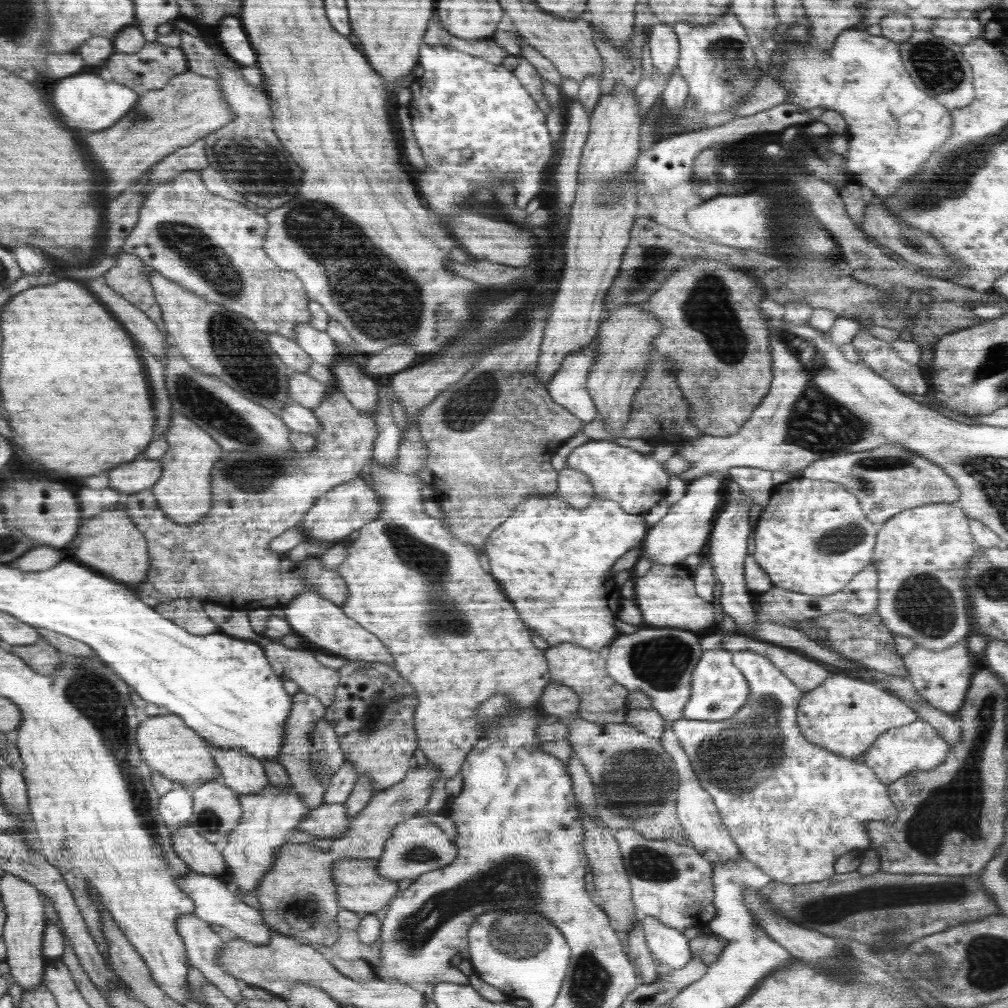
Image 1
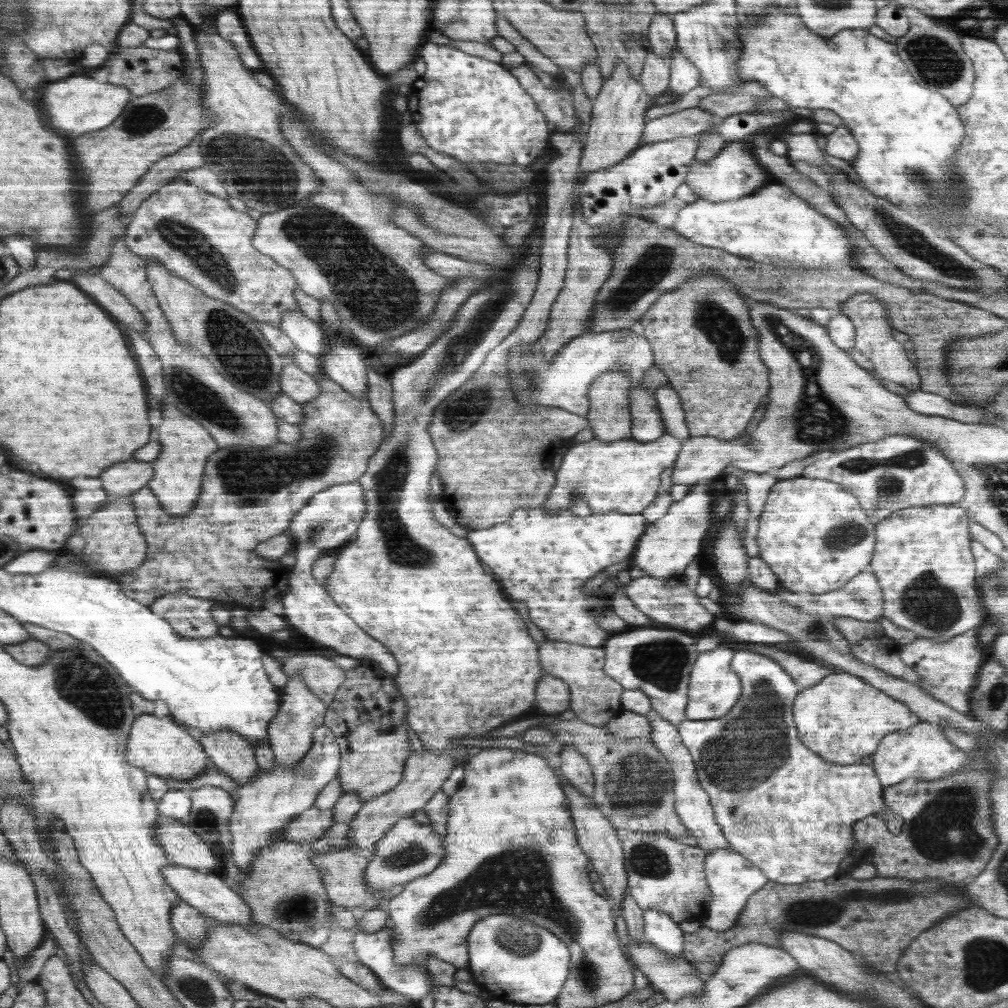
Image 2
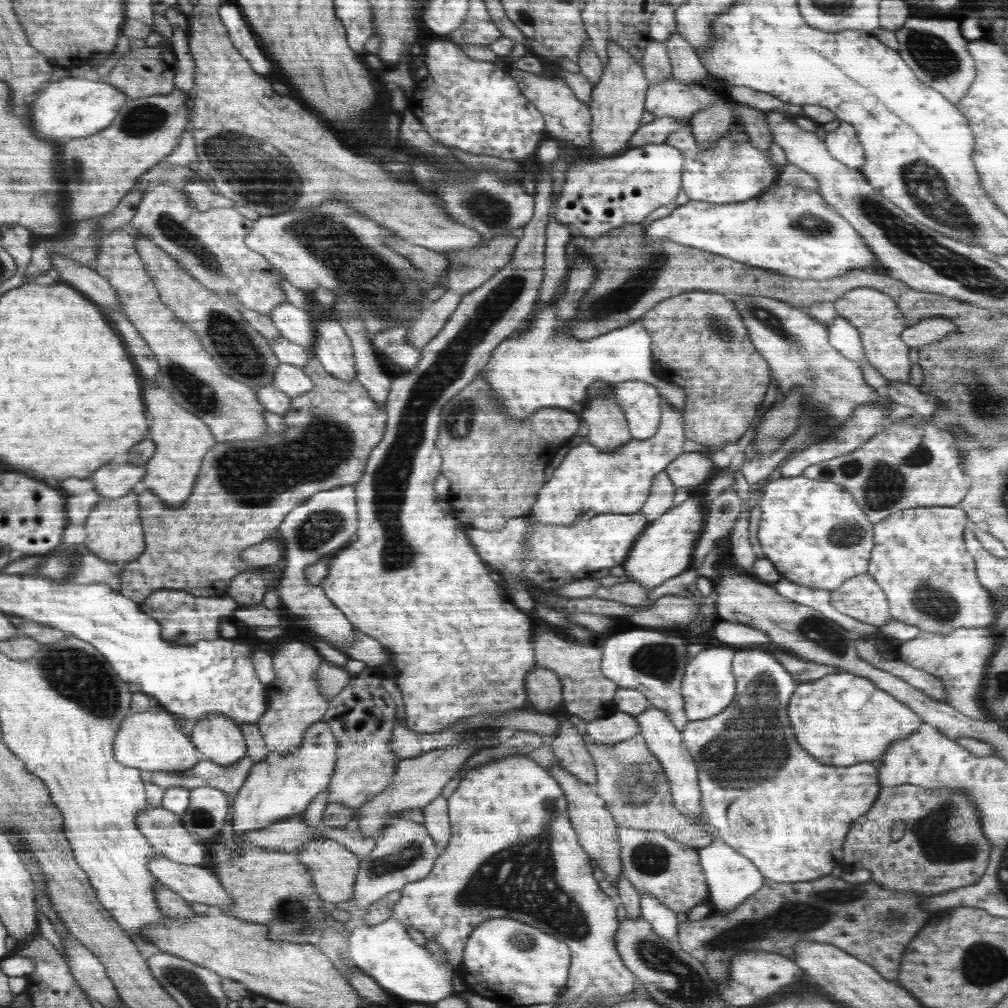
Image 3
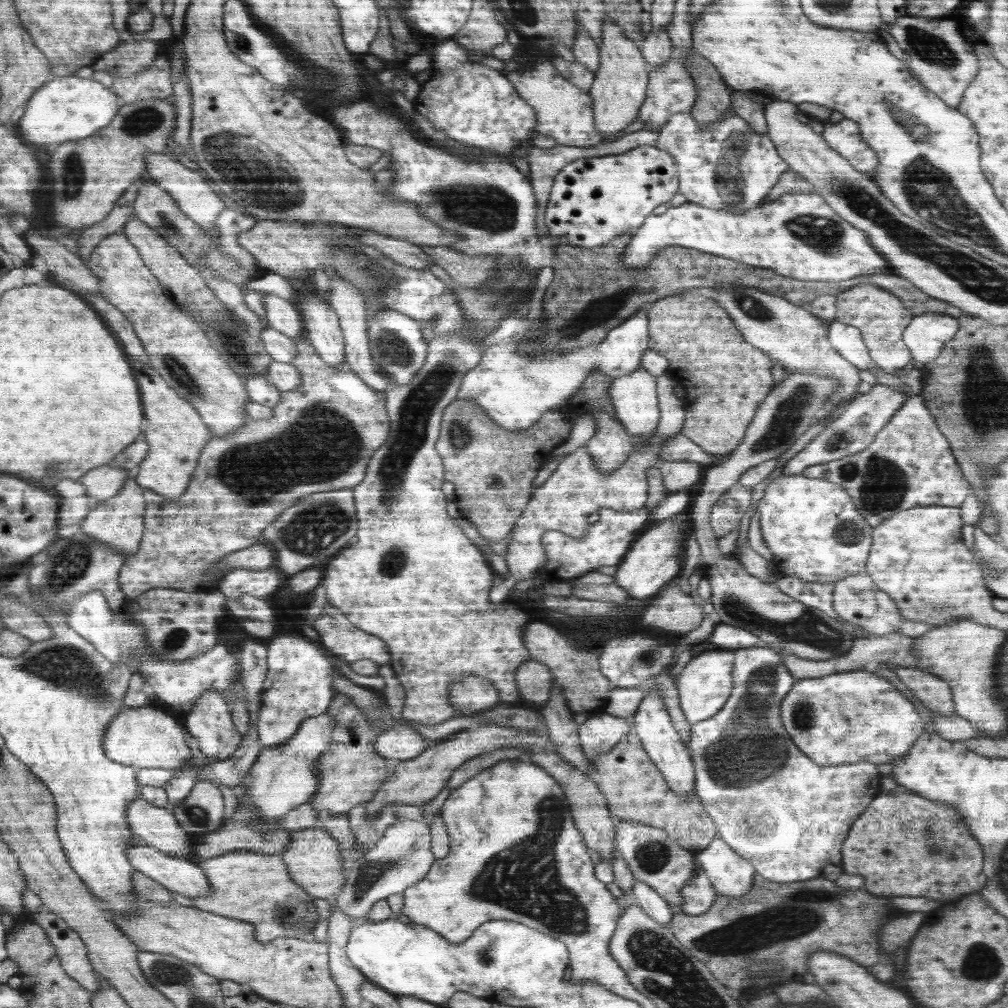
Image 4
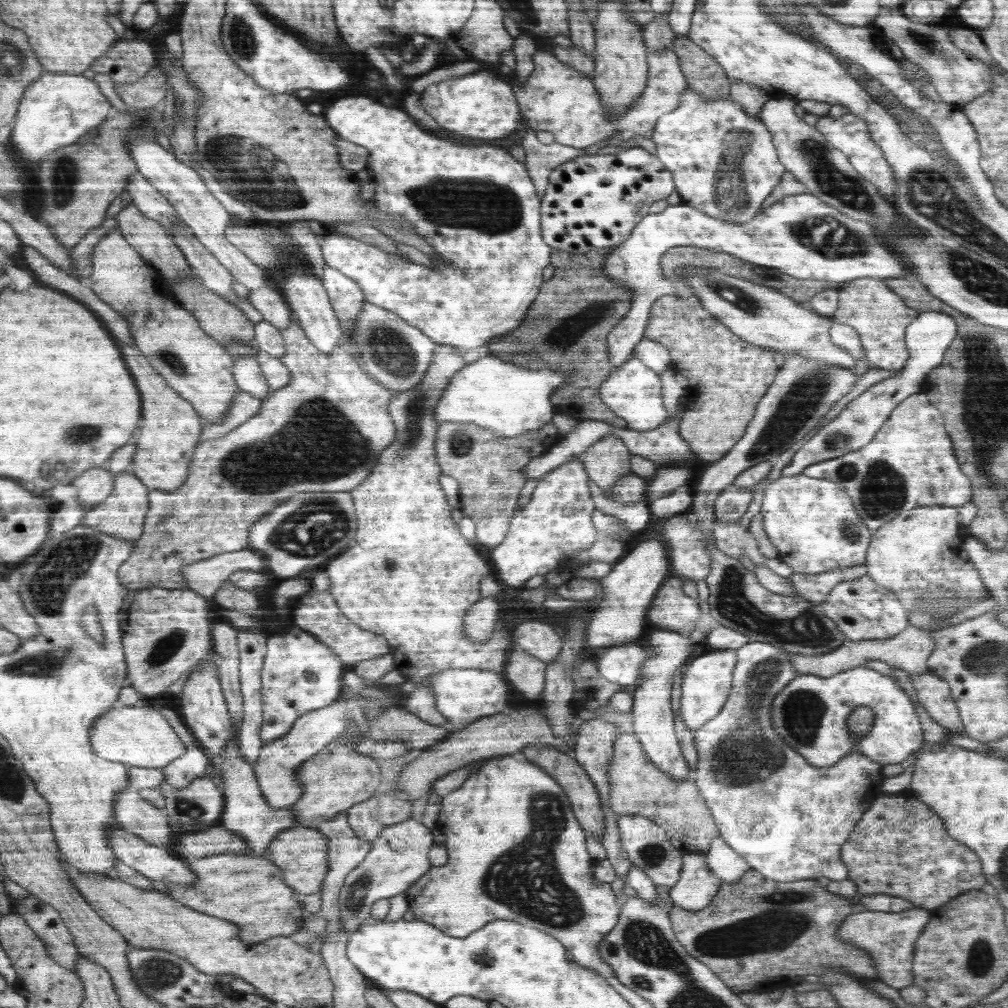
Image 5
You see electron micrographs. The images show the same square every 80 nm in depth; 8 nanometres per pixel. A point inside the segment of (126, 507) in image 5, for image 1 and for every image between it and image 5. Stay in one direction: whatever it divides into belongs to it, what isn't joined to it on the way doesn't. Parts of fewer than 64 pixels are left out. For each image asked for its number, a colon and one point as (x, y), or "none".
1: (112, 545)
2: (115, 543)
3: (114, 532)
4: (118, 522)

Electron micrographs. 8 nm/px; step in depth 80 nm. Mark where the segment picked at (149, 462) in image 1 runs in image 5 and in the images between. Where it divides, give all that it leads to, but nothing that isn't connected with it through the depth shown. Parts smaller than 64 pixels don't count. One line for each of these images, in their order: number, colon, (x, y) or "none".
2: (124, 479)
3: (116, 480)
4: (103, 483)
5: (95, 485)

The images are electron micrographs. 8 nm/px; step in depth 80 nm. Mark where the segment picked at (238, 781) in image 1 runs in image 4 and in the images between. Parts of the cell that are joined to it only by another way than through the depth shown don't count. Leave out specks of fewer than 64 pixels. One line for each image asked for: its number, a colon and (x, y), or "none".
2: (230, 753)
3: (220, 740)
4: (210, 723)

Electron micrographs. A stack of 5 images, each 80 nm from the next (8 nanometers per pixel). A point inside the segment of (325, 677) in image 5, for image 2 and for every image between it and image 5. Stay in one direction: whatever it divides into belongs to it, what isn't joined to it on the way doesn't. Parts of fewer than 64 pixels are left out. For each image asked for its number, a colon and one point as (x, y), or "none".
2: (290, 731)
3: (296, 703)
4: (298, 685)

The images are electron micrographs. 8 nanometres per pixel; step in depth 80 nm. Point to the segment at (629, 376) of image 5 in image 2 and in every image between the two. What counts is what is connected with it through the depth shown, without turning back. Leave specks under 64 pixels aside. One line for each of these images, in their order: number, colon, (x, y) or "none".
2: (648, 426)
3: (641, 401)
4: (636, 404)

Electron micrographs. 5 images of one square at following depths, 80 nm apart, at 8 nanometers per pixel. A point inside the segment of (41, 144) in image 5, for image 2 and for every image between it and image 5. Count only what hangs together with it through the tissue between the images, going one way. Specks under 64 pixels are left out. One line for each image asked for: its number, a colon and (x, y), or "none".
2: (77, 105)
3: (71, 108)
4: (68, 108)

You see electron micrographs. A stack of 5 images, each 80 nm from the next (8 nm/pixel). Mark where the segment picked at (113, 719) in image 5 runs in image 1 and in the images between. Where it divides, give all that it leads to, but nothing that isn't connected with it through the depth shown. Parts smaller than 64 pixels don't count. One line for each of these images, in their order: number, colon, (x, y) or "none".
1: (170, 747)
2: (155, 744)
3: (150, 741)
4: (142, 737)

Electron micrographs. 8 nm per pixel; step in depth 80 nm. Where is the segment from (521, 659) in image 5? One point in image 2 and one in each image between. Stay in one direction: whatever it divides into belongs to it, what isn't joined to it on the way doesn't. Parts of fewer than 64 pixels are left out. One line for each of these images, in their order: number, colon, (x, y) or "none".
2: (553, 694)
3: (546, 692)
4: (535, 680)

